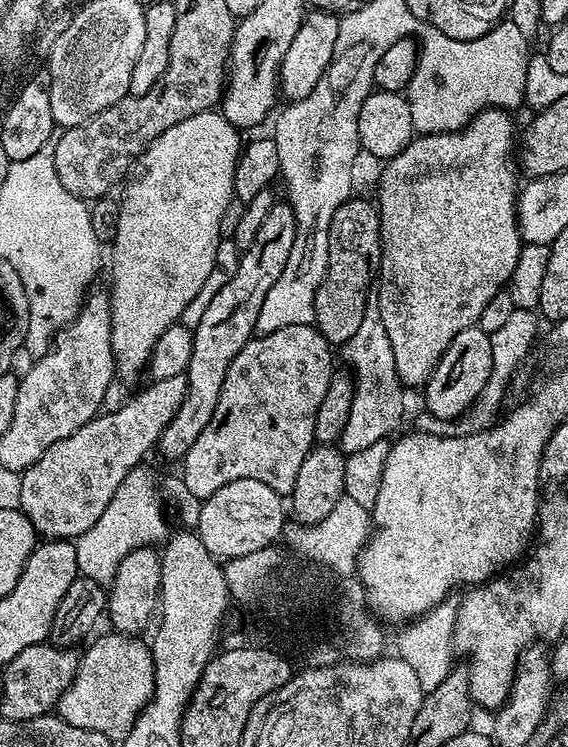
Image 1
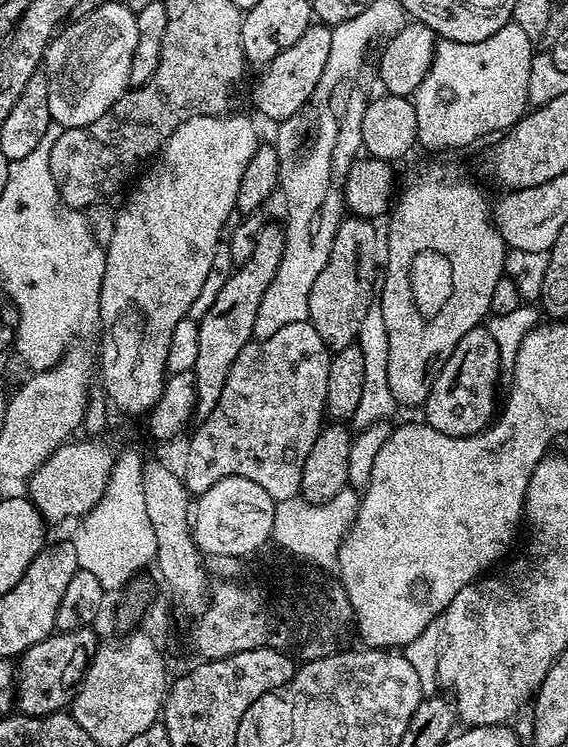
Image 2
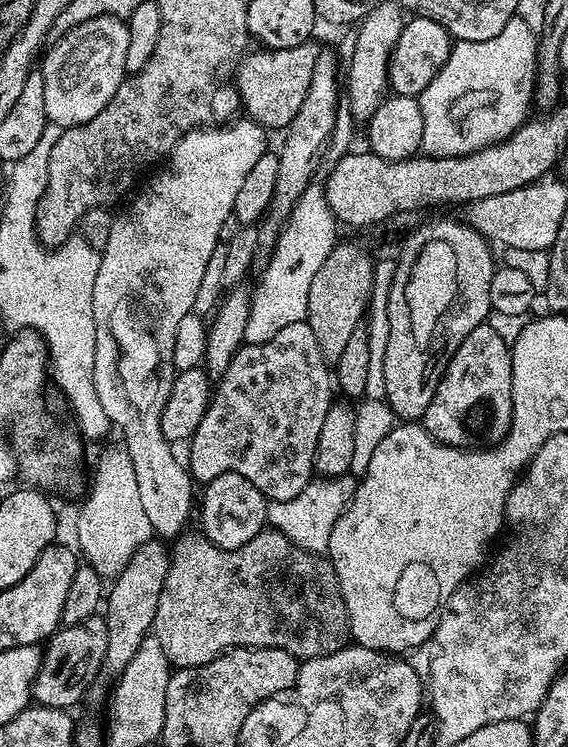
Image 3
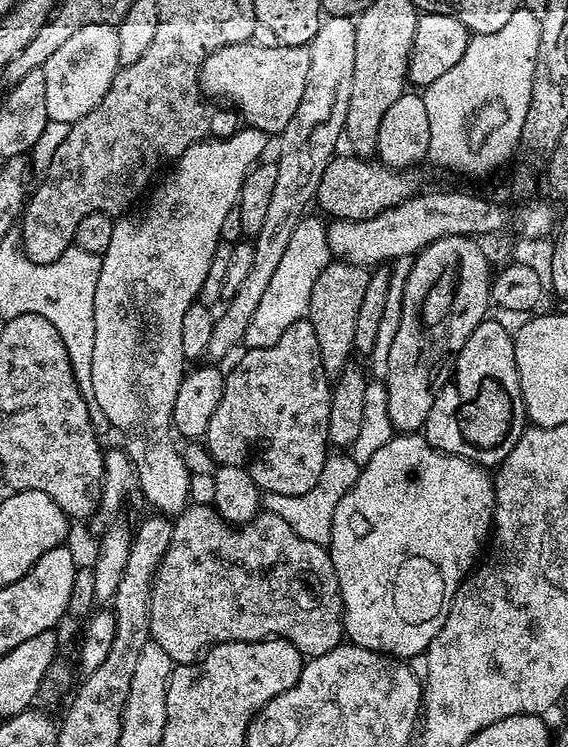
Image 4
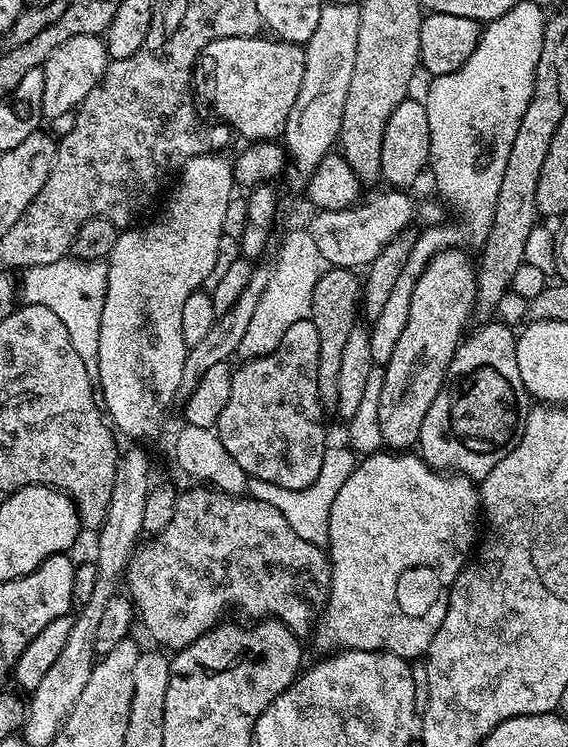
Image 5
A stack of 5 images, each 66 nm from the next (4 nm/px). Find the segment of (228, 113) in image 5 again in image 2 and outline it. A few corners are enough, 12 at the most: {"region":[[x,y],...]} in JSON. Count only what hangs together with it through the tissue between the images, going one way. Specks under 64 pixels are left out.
{"region":[[313,22],[263,65],[252,92],[268,120],[309,107],[332,28]]}

